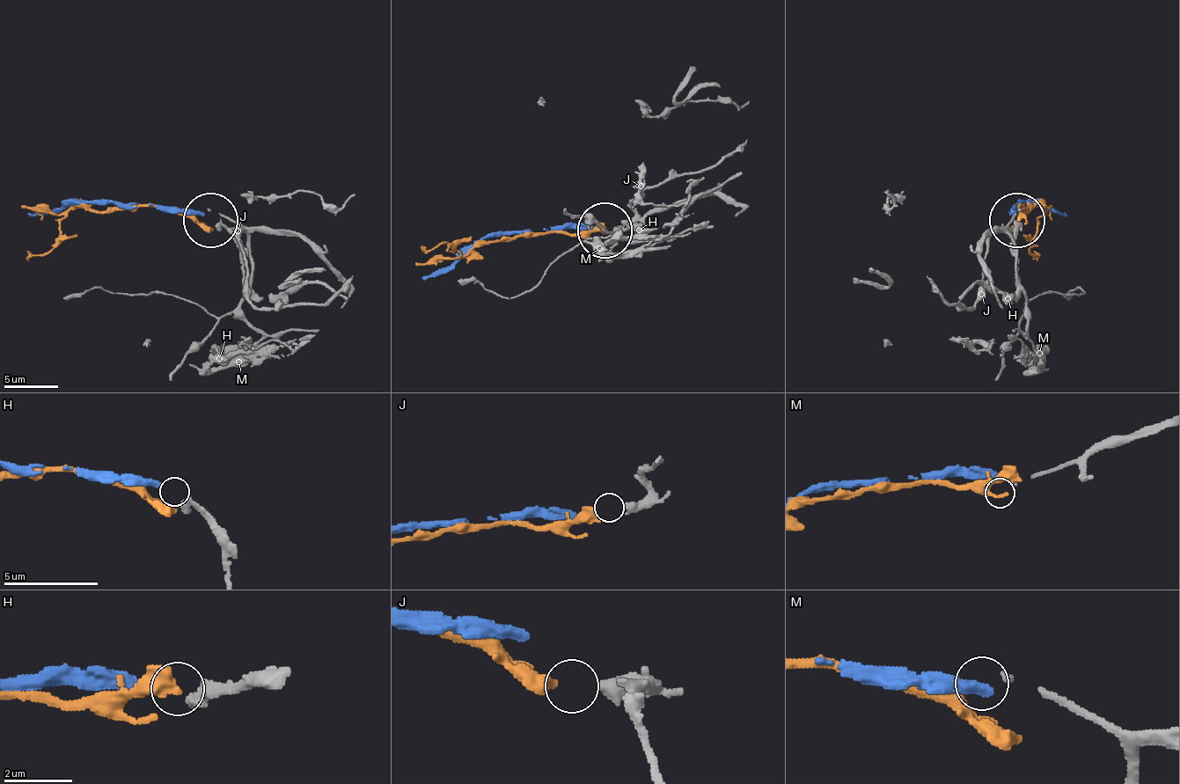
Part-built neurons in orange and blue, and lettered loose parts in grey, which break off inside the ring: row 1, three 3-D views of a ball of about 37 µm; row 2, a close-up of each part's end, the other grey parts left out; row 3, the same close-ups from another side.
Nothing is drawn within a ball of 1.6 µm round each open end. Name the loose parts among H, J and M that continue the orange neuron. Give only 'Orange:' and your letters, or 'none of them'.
Orange: J

